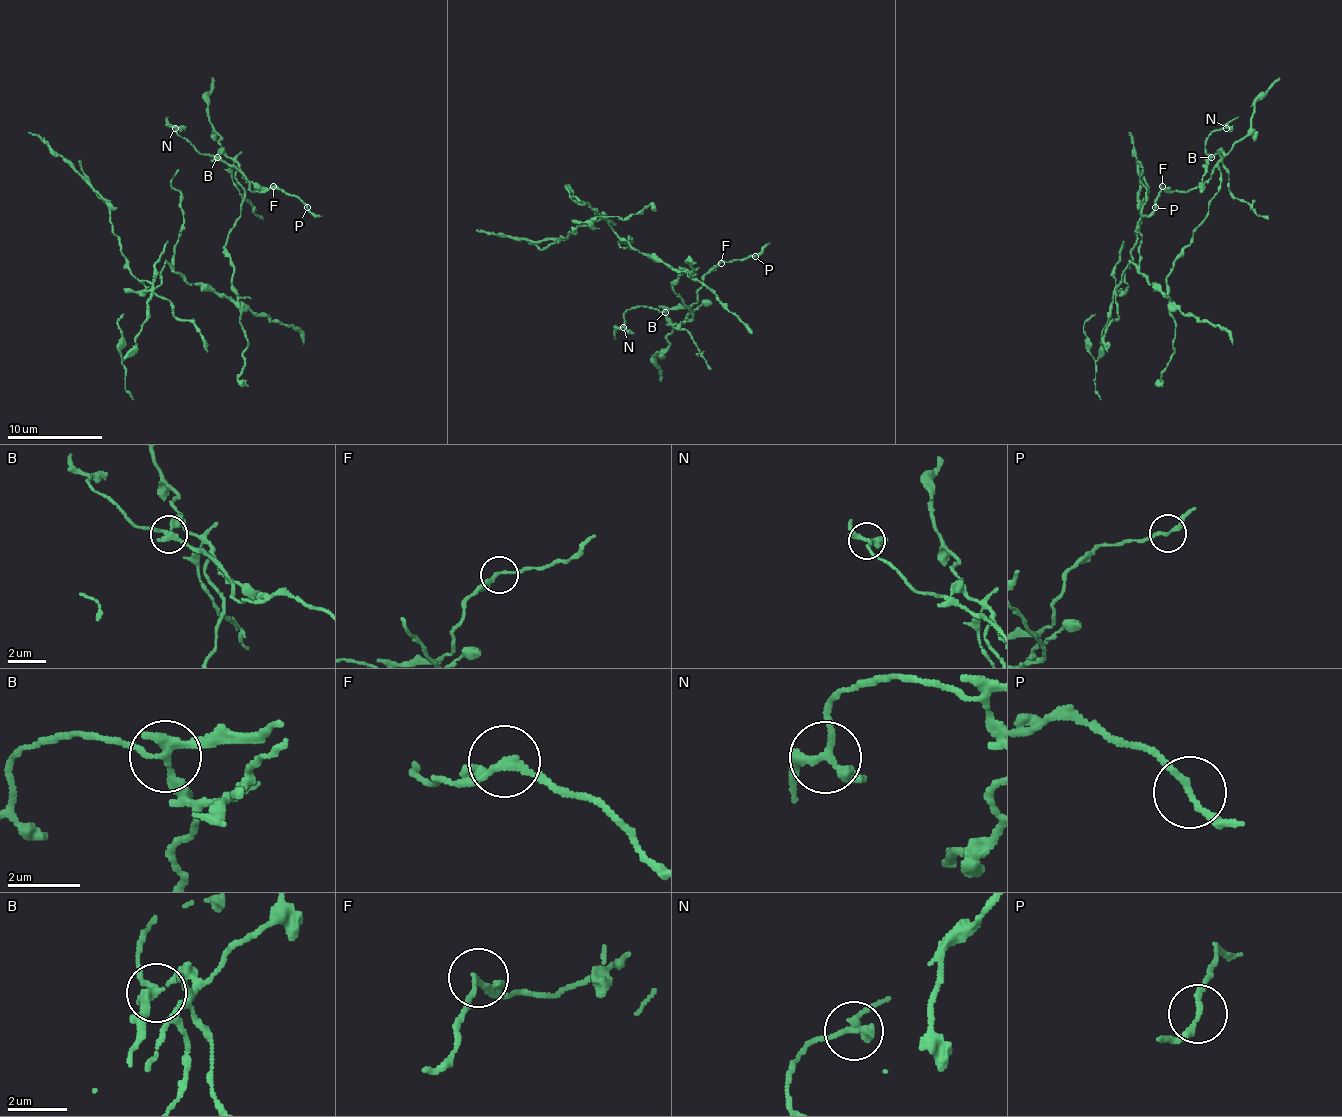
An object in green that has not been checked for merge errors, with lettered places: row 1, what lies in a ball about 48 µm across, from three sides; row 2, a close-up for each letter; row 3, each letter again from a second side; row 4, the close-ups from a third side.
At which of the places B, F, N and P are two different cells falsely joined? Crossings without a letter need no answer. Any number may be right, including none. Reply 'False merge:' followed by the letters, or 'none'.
False merge: B

